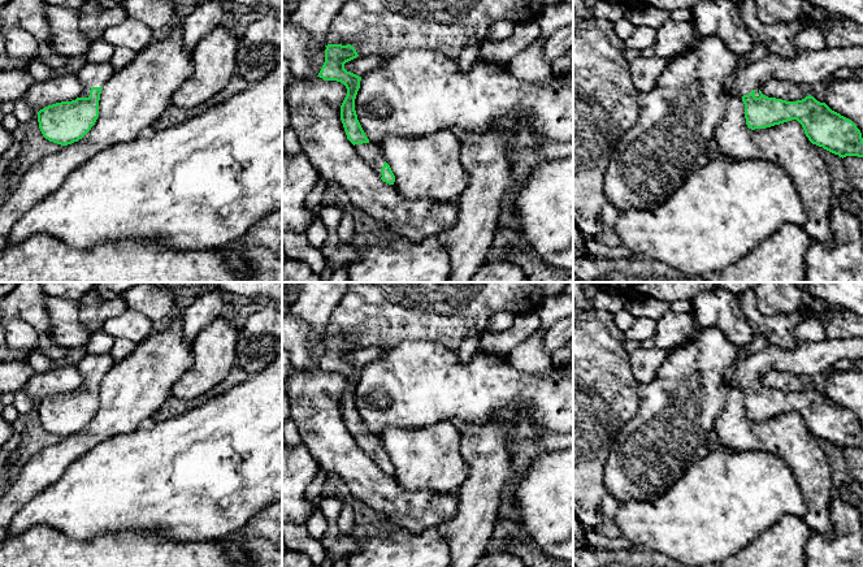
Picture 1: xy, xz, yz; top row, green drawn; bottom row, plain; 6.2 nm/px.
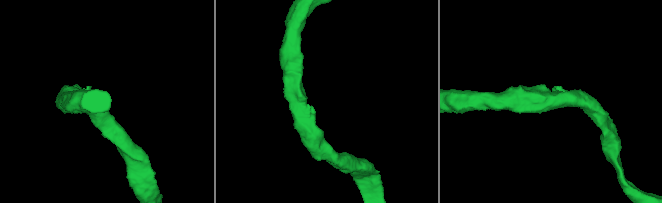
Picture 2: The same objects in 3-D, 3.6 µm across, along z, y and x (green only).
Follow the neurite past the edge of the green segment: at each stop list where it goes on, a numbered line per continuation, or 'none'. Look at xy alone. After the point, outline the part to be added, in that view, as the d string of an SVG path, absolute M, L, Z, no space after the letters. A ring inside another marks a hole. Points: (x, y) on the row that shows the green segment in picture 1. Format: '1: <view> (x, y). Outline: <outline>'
1: xy (90, 74). Outline: M86 61L77 73L77 77L83 87L79 98L88 98L92 87L104 87L114 72L116 69L110 62L94 64Z

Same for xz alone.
1: xz (371, 152). Outline: M378 143L355 144L357 155L372 168L372 170L381 178L381 169L385 164L385 155Z

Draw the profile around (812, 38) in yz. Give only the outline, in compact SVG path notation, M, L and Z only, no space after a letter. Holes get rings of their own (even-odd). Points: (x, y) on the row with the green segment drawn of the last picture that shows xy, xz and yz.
M823 13L823 20L806 27L794 38L794 46L801 52L821 49L825 46L827 23L832 20L840 20L840 17Z

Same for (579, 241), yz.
M573 221L573 257L585 257L589 252L585 247L585 238Z

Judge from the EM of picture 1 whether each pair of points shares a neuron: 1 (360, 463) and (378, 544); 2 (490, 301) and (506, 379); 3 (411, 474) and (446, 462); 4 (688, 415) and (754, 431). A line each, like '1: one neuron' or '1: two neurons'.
1: two neurons
2: two neurons
3: one neuron
4: two neurons

